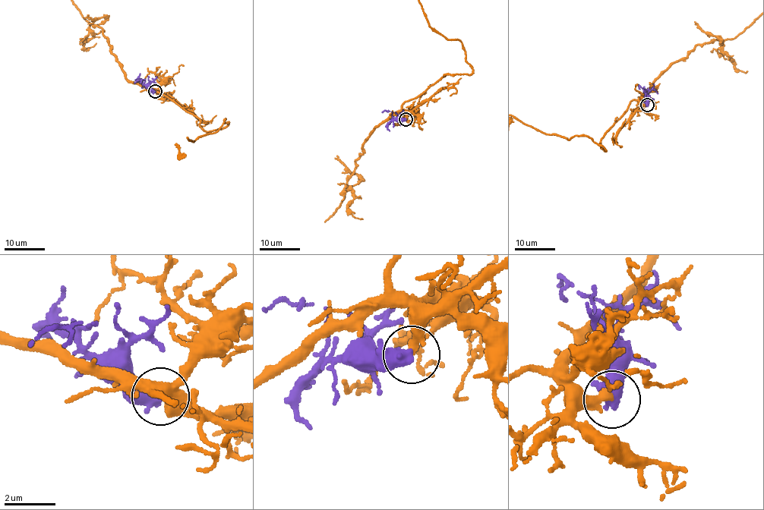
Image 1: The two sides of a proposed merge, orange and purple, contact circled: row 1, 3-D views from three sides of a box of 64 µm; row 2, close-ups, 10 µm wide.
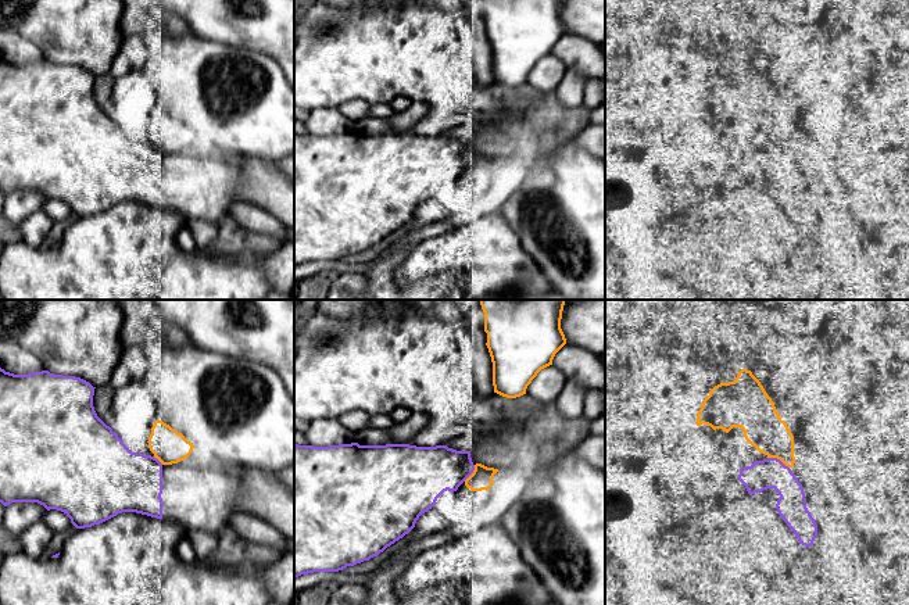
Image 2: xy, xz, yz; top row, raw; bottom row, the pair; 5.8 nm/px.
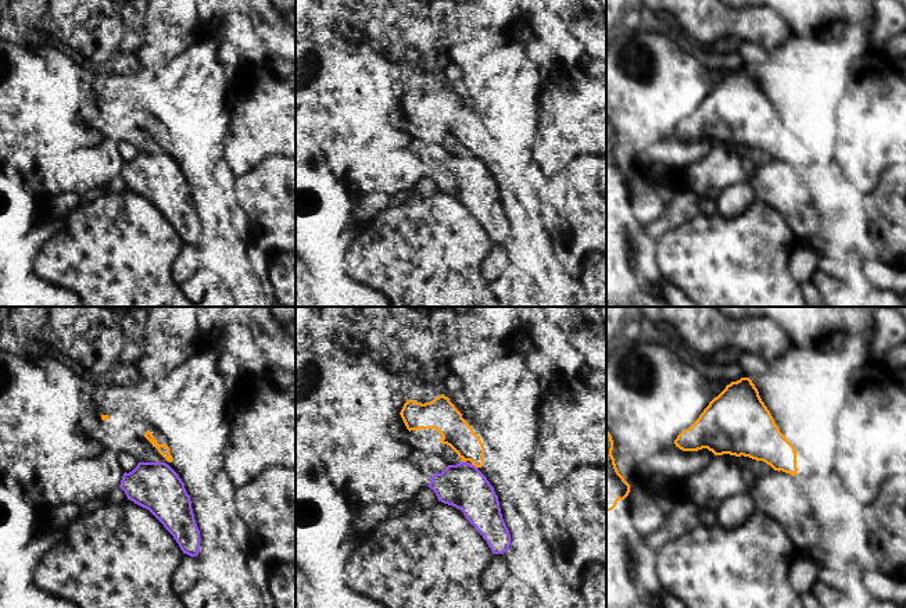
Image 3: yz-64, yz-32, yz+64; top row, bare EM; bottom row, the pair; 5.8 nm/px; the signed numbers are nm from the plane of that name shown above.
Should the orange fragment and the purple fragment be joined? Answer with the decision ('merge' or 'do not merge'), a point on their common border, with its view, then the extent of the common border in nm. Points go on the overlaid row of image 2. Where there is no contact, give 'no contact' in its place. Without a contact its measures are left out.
do not merge; contact yz (779, 458); length 140 nm

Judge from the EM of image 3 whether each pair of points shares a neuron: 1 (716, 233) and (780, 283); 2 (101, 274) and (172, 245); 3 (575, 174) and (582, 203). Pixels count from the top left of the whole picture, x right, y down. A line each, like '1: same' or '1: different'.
1: same
2: same
3: same

